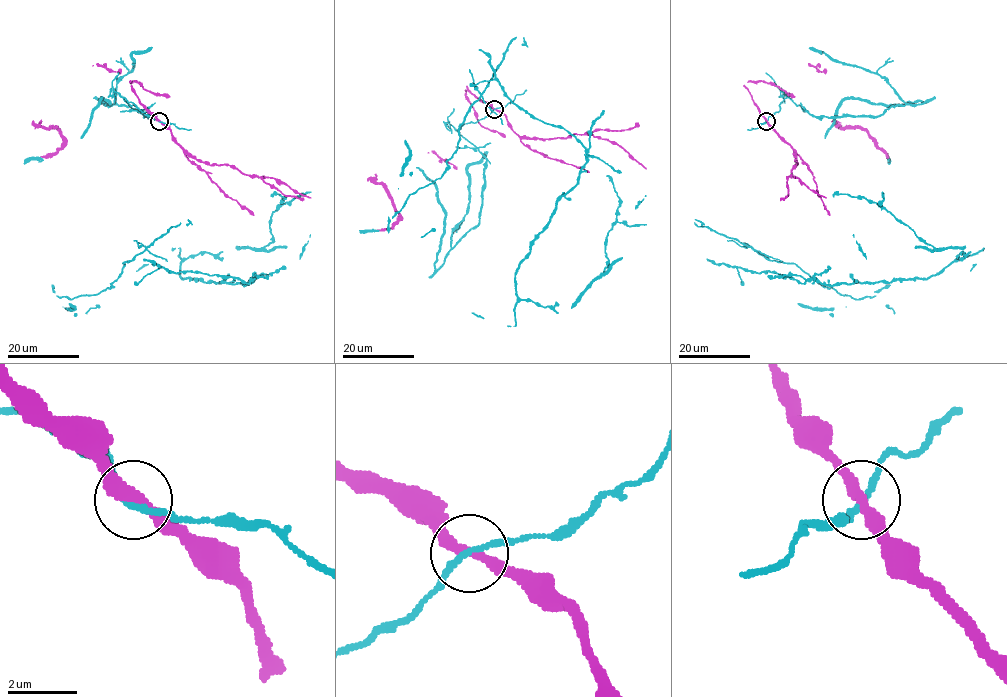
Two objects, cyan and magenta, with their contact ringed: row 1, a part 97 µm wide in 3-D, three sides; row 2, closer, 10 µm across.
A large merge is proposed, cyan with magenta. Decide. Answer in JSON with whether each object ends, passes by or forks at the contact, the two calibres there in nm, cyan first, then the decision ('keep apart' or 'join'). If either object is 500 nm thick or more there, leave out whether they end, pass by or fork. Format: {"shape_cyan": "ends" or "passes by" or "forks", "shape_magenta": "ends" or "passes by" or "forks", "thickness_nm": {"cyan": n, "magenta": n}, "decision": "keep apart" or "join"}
{"shape_cyan": "passes by", "shape_magenta": "passes by", "thickness_nm": {"cyan": 150, "magenta": 320}, "decision": "join"}

